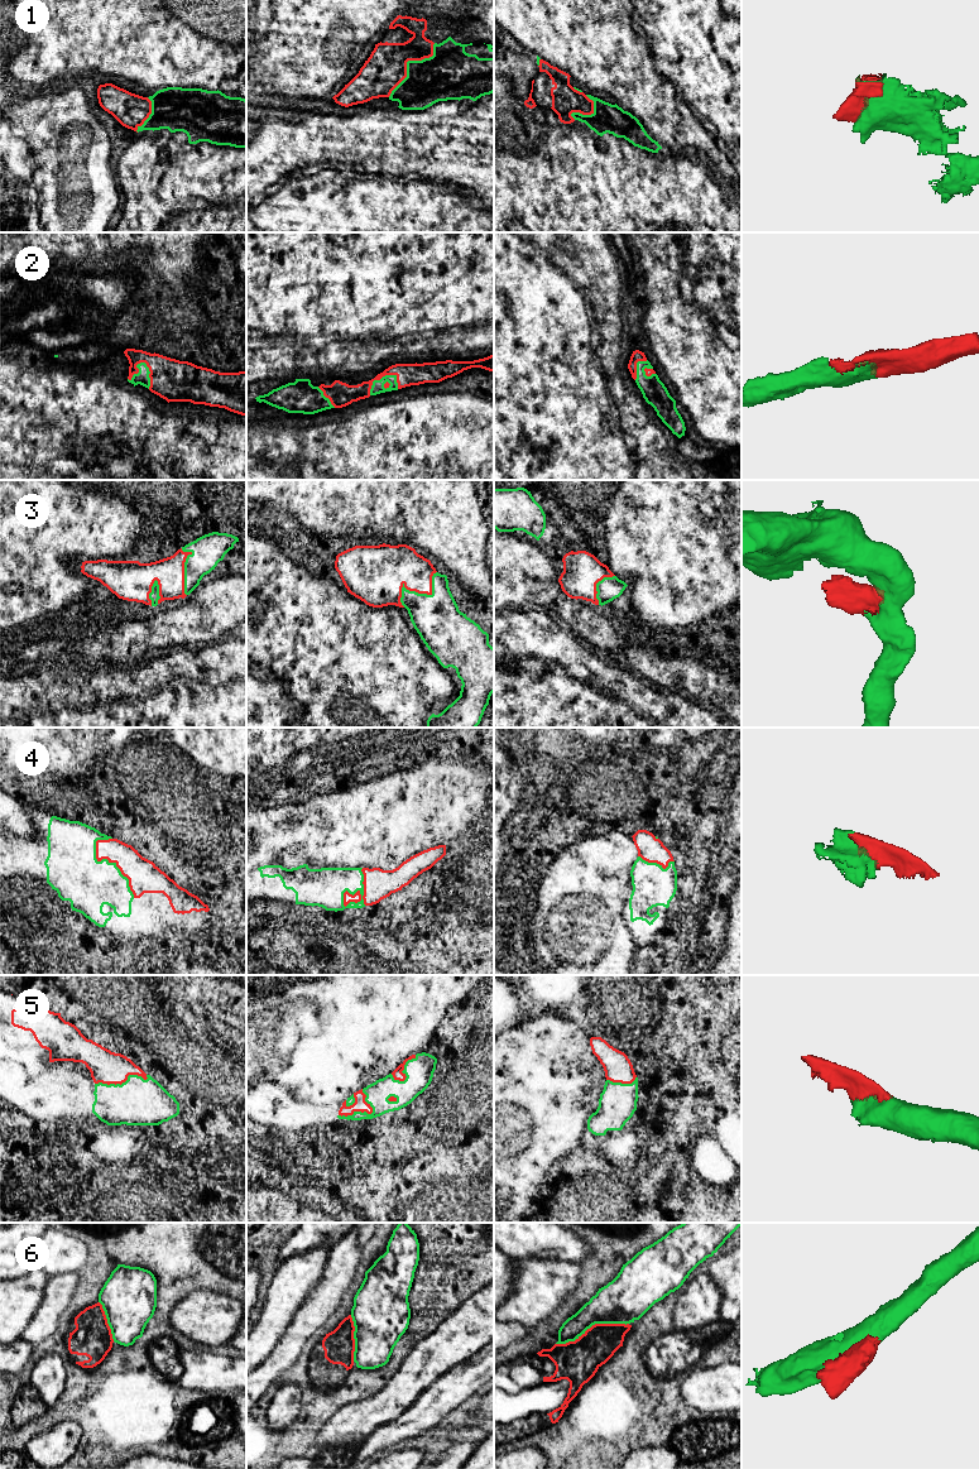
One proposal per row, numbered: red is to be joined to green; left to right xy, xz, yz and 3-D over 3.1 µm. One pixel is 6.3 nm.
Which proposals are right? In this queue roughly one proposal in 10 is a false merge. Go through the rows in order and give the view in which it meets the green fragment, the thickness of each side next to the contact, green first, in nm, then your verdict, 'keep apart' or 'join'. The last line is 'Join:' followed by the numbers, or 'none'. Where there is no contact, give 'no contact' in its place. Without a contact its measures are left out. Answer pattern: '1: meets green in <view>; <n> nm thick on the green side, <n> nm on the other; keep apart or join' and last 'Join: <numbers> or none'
1: meets green in xz; 300 nm thick on the green side, 260 nm on the other; join
2: meets green in xy; 90 nm thick on the green side, 260 nm on the other; join
3: meets green in xz; 300 nm thick on the green side, 280 nm on the other; join
4: meets green in xy; 320 nm thick on the green side, 200 nm on the other; join
5: meets green in xz; 150 nm thick on the green side, 80 nm on the other; join
6: meets green in yz; 280 nm thick on the green side, 260 nm on the other; keep apart
Join: 1, 2, 3, 4, 5

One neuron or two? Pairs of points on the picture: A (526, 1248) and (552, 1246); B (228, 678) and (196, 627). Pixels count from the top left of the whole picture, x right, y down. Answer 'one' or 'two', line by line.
A: one
B: two

